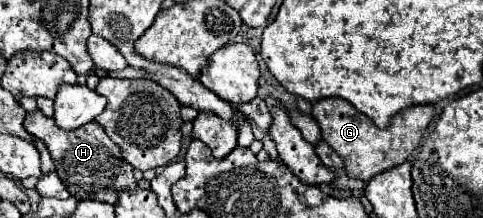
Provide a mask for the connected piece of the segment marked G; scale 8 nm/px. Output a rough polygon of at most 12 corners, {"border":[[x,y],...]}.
{"border":[[343,98],[313,104],[323,140],[363,182],[421,144],[433,104],[377,128]]}

